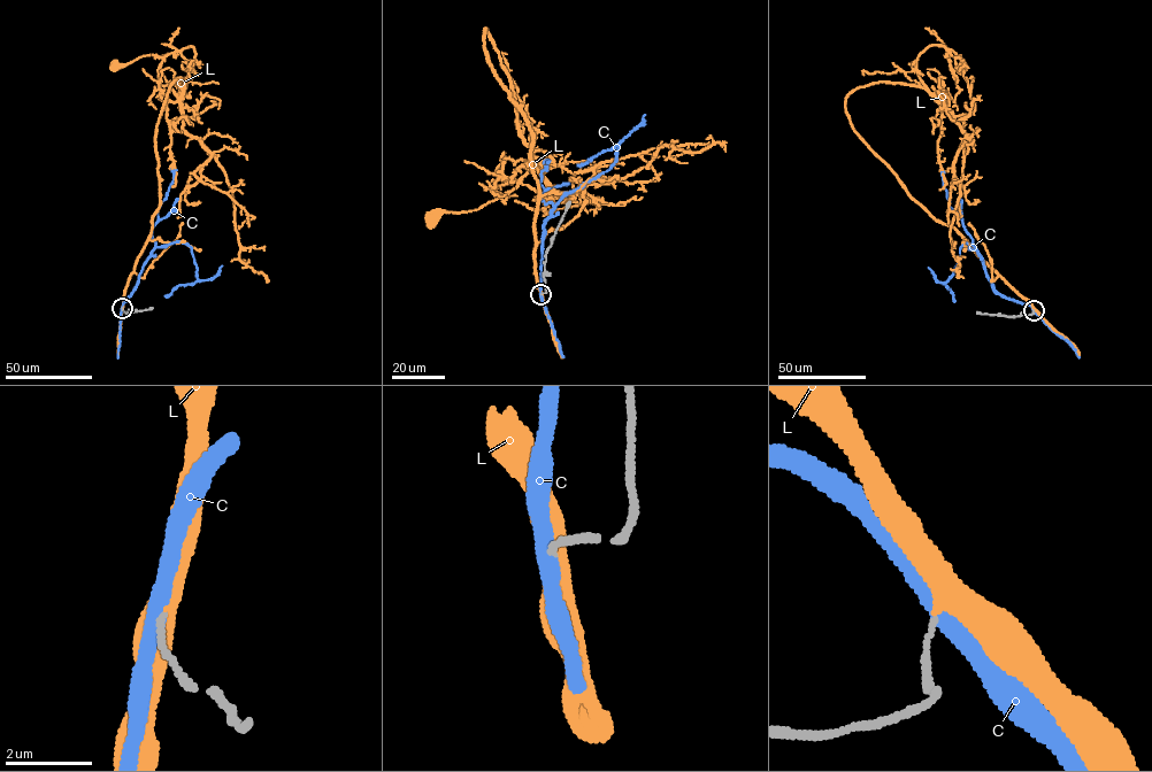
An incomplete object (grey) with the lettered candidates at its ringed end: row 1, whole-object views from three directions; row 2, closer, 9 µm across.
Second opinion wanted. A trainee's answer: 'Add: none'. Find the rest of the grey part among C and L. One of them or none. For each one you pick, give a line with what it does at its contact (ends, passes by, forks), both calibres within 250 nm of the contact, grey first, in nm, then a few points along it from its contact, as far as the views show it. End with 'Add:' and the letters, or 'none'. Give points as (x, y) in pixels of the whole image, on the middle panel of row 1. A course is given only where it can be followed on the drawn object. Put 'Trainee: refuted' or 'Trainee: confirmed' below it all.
L: it passes by; calibres 110 and 440 nm; course (540, 294), (531, 132), (491, 70), (484, 29), (519, 136), (535, 136), (528, 171), (431, 221)
Add: L
Trainee: refuted

